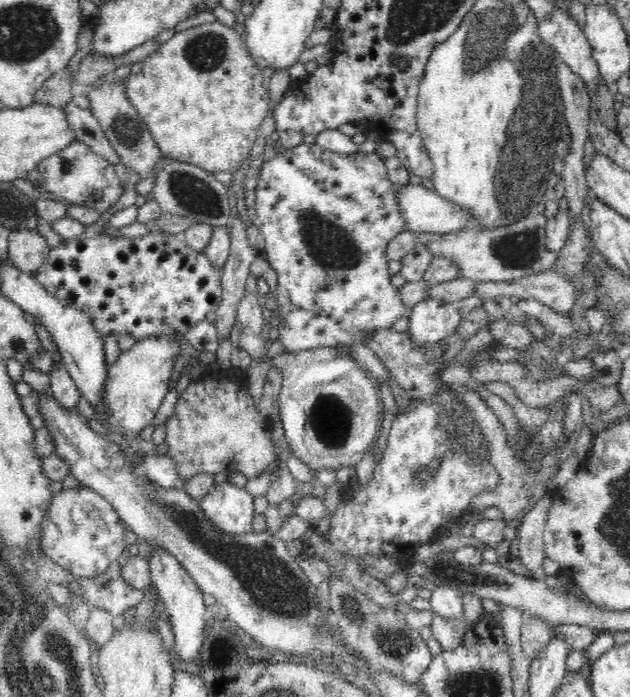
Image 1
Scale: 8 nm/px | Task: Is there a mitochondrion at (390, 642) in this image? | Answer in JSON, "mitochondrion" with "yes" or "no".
{"mitochondrion":"yes"}

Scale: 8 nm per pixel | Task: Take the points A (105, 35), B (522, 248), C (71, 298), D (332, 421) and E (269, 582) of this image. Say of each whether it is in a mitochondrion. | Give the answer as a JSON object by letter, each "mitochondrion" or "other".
{"A":"other","B":"mitochondrion","C":"other","D":"mitochondrion","E":"mitochondrion"}

